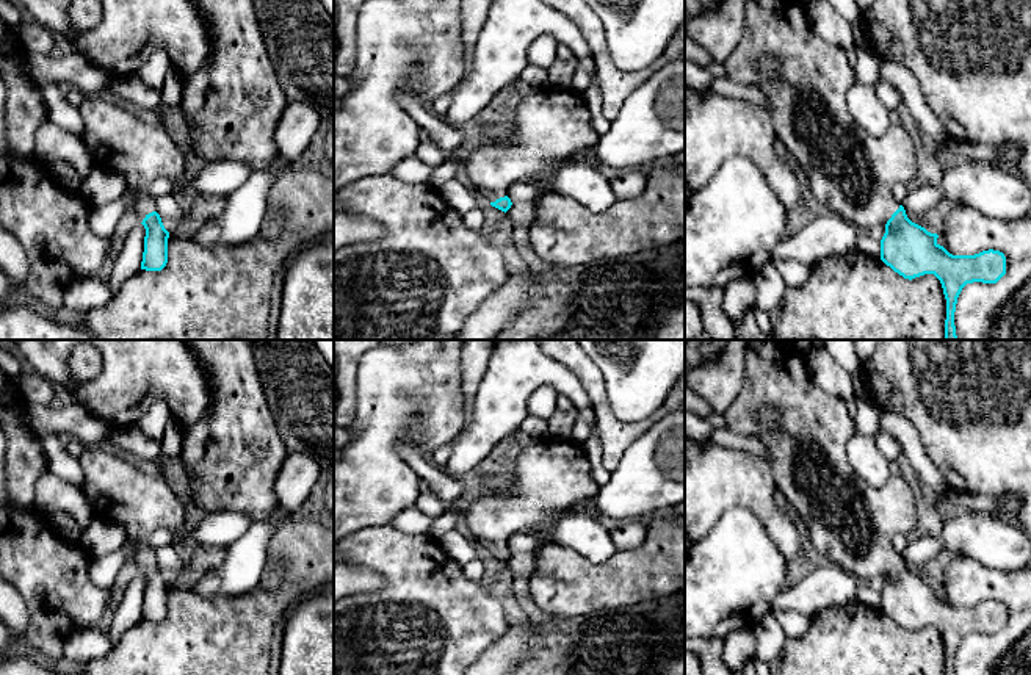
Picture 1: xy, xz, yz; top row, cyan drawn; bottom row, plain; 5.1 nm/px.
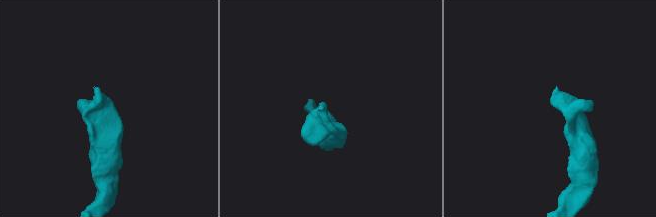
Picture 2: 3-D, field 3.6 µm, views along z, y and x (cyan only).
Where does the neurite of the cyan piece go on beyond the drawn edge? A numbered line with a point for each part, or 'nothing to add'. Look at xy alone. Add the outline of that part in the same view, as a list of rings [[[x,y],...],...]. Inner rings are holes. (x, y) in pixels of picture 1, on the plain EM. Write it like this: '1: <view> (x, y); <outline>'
1: xy (141, 503); [[[85,446],[78,457],[83,493],[96,512],[119,523],[133,548],[132,559],[139,572],[155,561],[147,539],[157,529],[185,537],[183,503],[168,487],[160,473],[144,473],[124,457],[102,446]]]

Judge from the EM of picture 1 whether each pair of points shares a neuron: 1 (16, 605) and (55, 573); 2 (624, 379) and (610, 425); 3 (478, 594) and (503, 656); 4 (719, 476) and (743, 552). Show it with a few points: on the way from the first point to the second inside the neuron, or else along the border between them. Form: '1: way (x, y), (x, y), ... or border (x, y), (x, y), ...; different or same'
1: border (16, 586), (28, 610), (28, 627), (24, 635); different
2: border (604, 376), (608, 406), (619, 420), (649, 417); different
3: border (511, 608), (511, 620), (506, 630), (477, 658); different
4: border (762, 520), (746, 508), (729, 506), (705, 536); different

